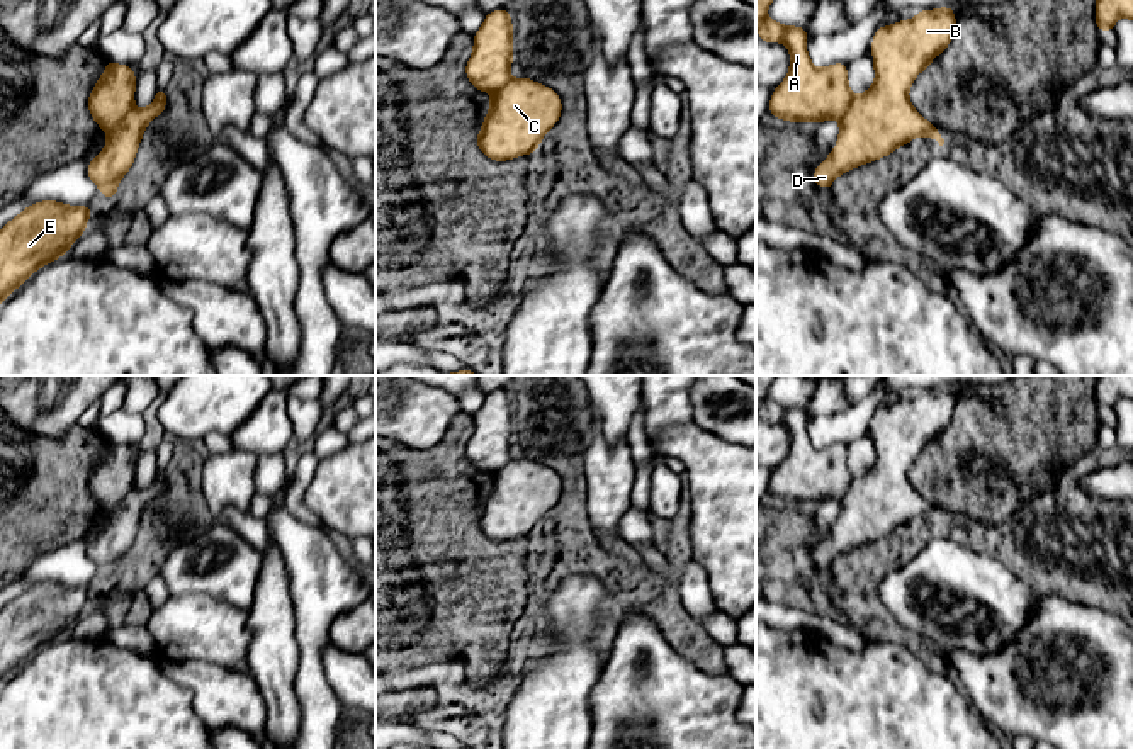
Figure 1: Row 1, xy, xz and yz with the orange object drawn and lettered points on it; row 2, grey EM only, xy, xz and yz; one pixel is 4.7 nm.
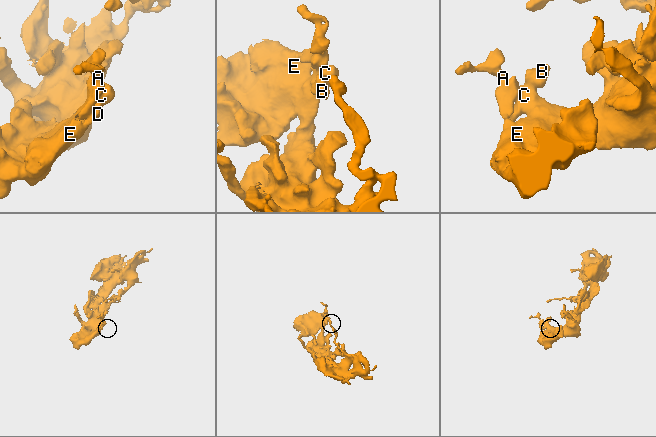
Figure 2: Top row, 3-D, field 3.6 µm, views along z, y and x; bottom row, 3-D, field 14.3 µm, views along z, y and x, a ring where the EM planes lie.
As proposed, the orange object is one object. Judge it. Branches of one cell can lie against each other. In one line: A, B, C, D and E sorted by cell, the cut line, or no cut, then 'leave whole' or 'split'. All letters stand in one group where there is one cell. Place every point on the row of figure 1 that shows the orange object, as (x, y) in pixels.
A B C D E; no cut; leave whole

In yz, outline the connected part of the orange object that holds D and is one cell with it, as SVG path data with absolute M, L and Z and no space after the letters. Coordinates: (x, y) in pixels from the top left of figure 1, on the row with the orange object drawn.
M756 0L756 29L759 41L783 42L790 49L790 70L786 78L773 90L769 114L790 122L820 124L827 119L839 121L837 144L829 156L814 170L814 183L829 190L839 175L880 160L893 153L899 146L914 138L927 136L944 144L934 124L927 122L910 104L909 88L914 78L931 59L941 54L953 41L955 10L941 7L921 10L910 20L899 20L887 27L878 27L871 42L875 82L861 95L854 95L848 83L848 65L834 63L827 68L815 68L807 54L809 32L803 27L781 25L766 15L773 0Z

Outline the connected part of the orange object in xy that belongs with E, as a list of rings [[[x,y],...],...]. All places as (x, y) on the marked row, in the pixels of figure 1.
[[[42,200],[0,229],[0,304],[36,270],[66,255],[85,233],[92,207]]]

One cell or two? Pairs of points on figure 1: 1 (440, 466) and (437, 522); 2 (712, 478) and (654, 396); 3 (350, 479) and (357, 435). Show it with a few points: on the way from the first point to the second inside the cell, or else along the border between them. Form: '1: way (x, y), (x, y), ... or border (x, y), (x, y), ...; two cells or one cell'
1: way (440, 479), (437, 508); one cell
2: border (692, 420), (668, 425), (658, 435), (658, 450); two cells
3: border (349, 440), (357, 444); two cells

